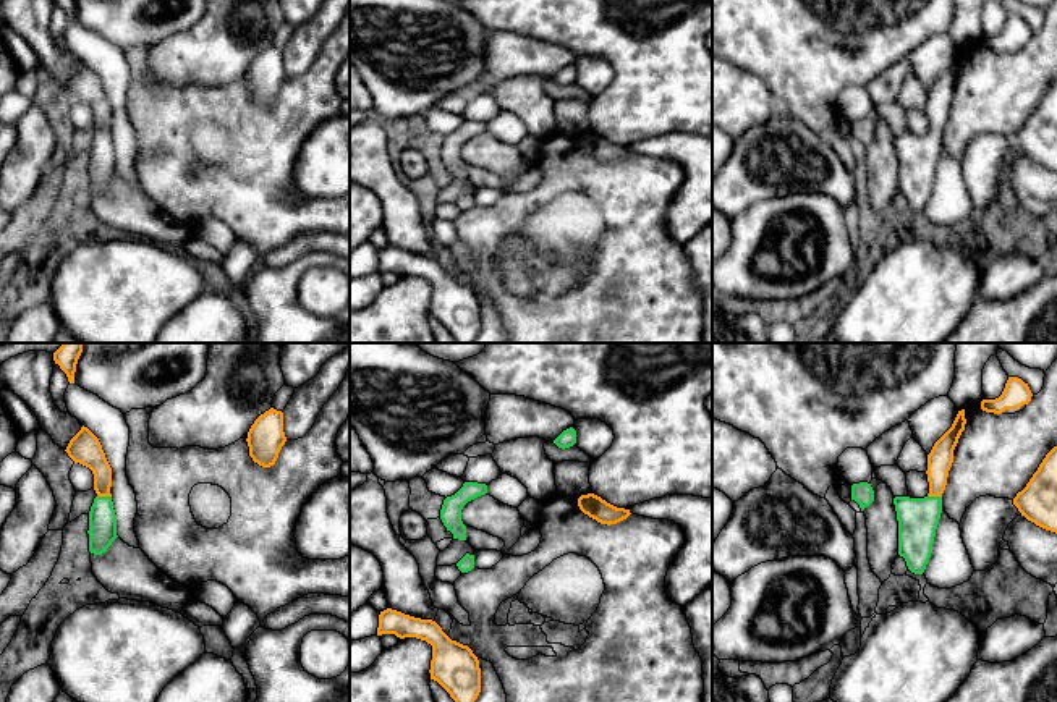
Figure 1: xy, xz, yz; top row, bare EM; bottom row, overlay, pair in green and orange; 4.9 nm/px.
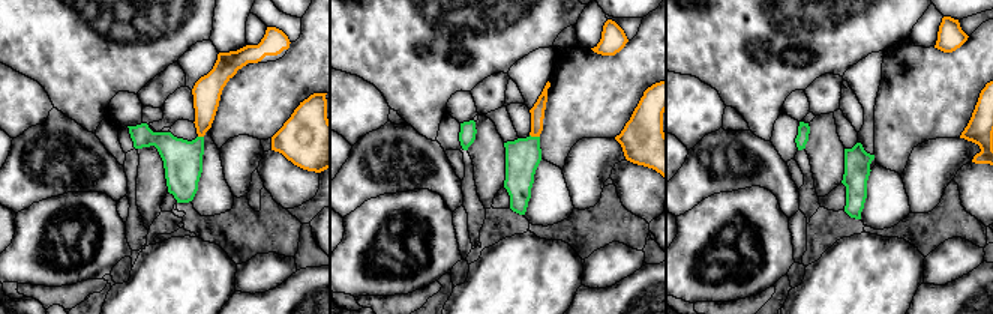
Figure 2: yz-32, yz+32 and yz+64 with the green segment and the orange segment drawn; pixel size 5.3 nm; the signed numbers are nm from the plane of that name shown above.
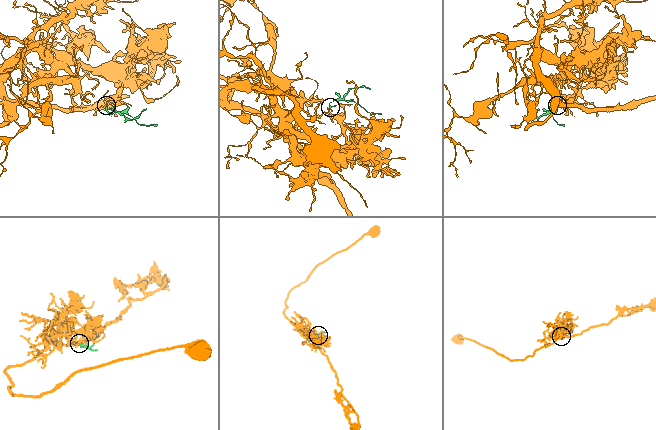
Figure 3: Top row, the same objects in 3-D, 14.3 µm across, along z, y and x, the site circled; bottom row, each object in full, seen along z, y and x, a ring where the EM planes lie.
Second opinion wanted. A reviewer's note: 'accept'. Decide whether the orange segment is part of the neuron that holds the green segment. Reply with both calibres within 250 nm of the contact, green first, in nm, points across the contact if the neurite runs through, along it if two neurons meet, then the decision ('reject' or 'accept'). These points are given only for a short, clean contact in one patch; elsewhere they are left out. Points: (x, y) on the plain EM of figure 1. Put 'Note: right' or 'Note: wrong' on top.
Note: right
calibres 140 and 150 nm; way xy (102, 159), (104, 135), (102, 109), (86, 88); accept

